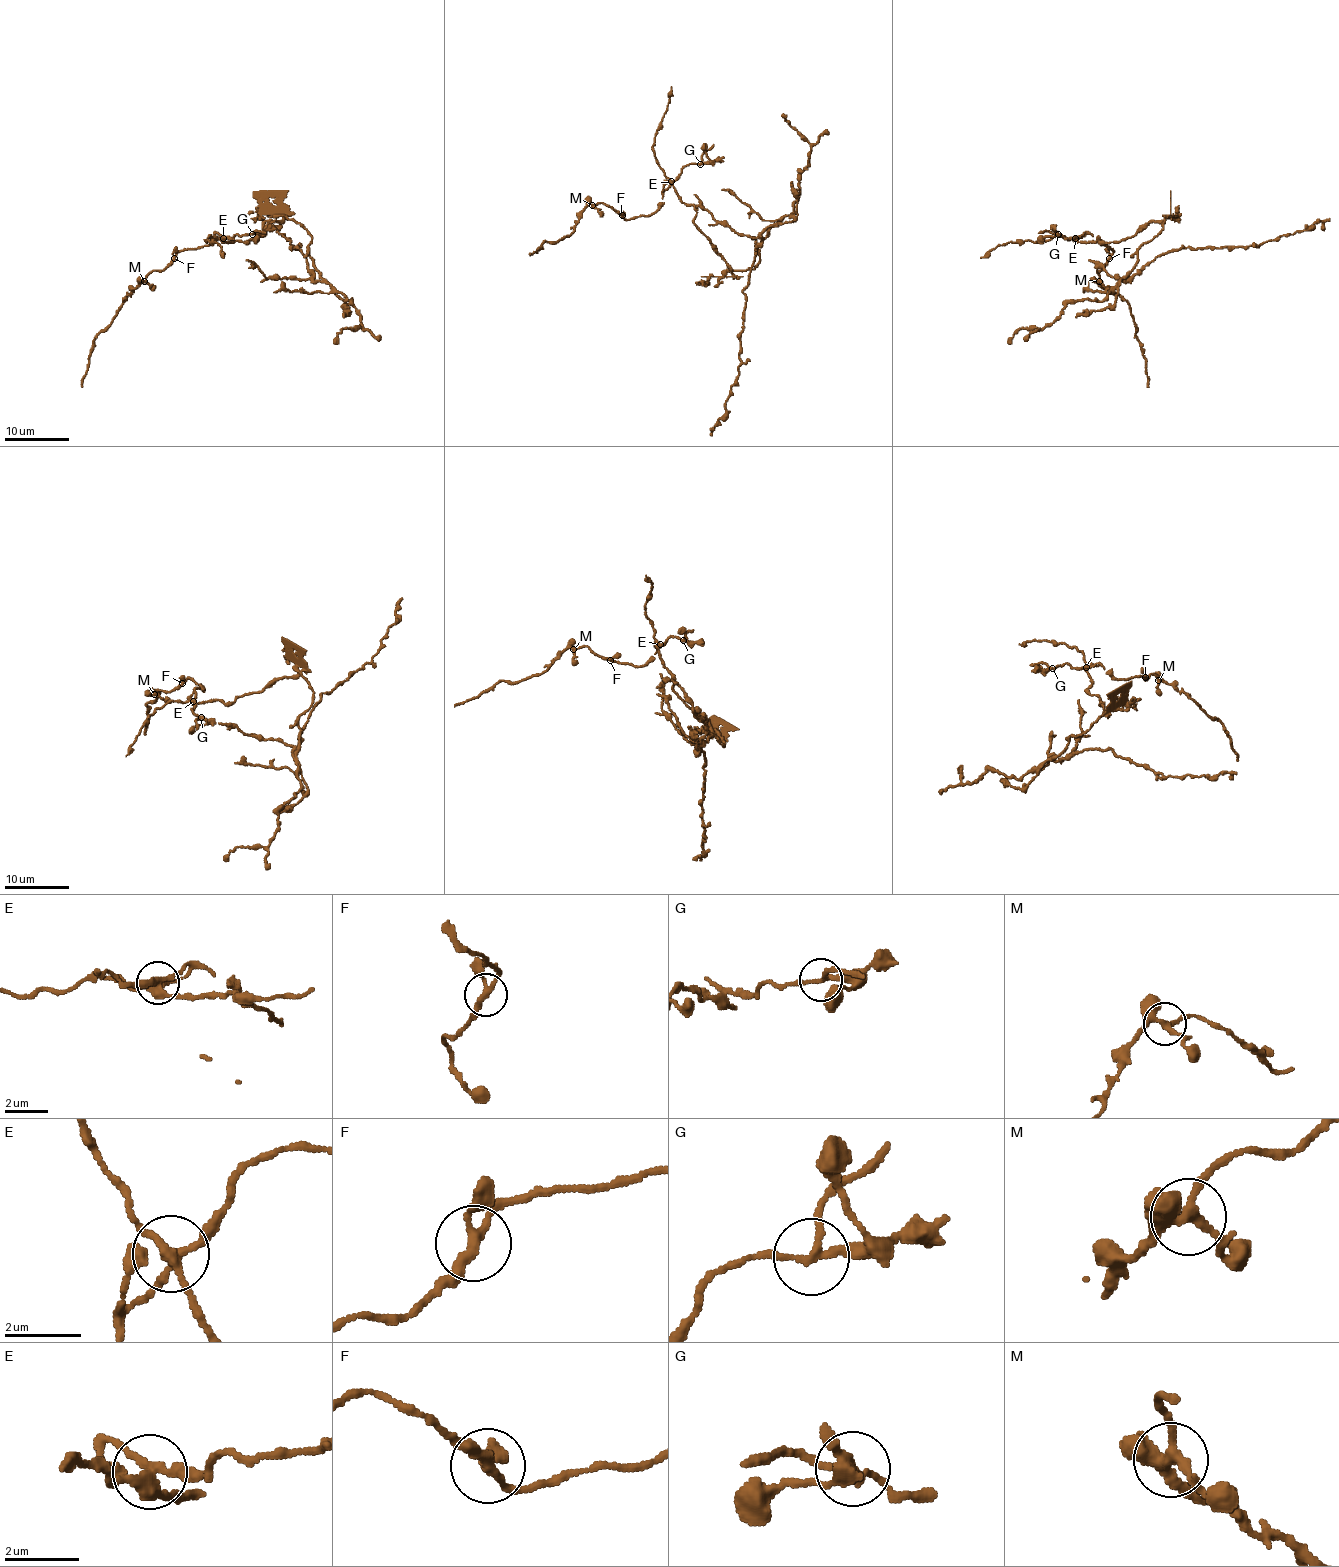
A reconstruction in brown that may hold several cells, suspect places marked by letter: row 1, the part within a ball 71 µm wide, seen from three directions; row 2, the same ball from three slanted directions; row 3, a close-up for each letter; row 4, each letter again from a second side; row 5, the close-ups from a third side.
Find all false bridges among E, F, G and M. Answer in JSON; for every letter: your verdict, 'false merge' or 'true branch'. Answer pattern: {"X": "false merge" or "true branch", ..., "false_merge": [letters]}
{"E": "false merge", "F": "true branch", "G": "false merge", "M": "true branch", "false_merge": ["E", "G"]}

